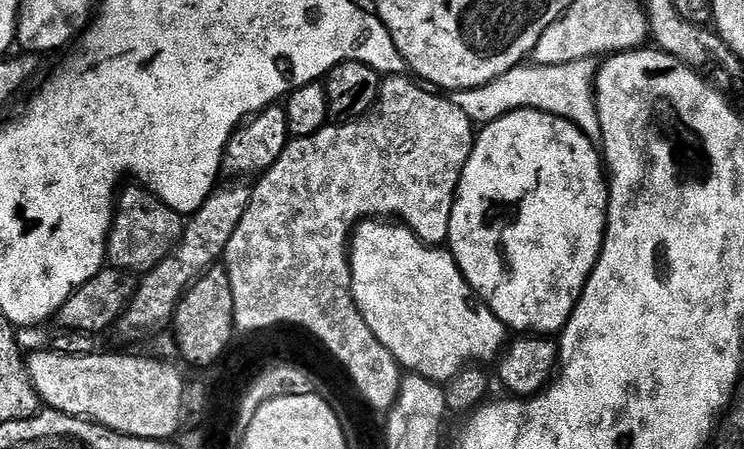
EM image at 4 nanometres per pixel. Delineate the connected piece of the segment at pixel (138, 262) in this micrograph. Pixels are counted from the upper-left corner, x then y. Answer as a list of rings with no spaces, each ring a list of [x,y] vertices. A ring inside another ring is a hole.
[[[135,187],[119,193],[118,203],[114,208],[115,215],[112,218],[112,232],[108,236],[106,260],[109,265],[117,264],[112,266],[125,273],[143,274],[172,255],[174,245],[182,236],[182,216],[173,208],[161,204],[147,188]]]

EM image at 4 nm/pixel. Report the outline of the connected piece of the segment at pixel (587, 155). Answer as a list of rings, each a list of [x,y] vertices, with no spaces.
[[[535,107],[522,108],[518,112],[511,112],[506,114],[502,118],[492,121],[491,124],[485,124],[479,129],[478,135],[475,137],[472,145],[472,153],[470,158],[466,162],[466,166],[462,170],[460,175],[460,185],[456,187],[456,201],[452,207],[452,213],[450,214],[450,230],[448,231],[448,239],[446,241],[447,251],[452,253],[452,256],[456,260],[456,265],[460,267],[460,272],[466,278],[466,282],[471,286],[472,291],[488,305],[490,311],[492,311],[499,320],[504,323],[505,329],[511,330],[516,334],[559,334],[564,331],[565,326],[568,325],[568,319],[572,317],[572,312],[576,309],[576,304],[580,300],[580,296],[584,292],[586,282],[590,278],[590,274],[594,270],[594,266],[598,262],[600,257],[600,251],[604,245],[604,229],[608,226],[608,185],[609,181],[606,179],[606,168],[602,163],[601,153],[598,151],[597,145],[590,138],[586,138],[586,134],[582,134],[582,130],[578,130],[575,123],[570,119],[563,120],[560,116],[551,116],[548,112],[536,112]]]

